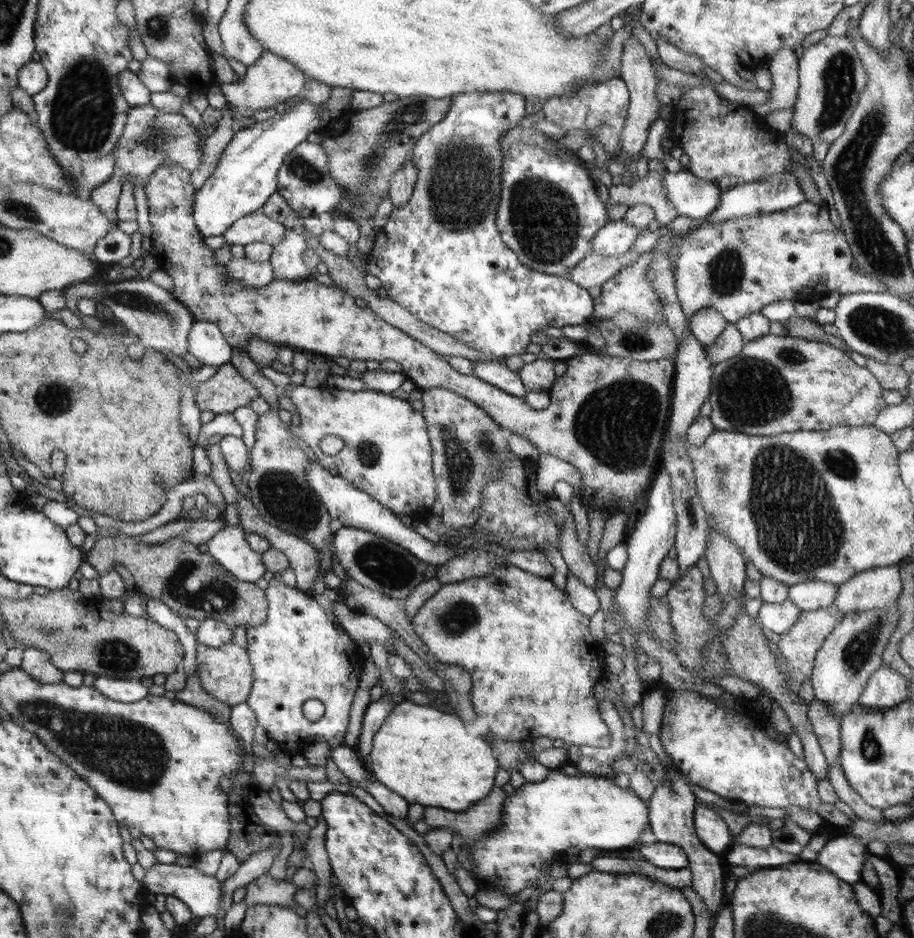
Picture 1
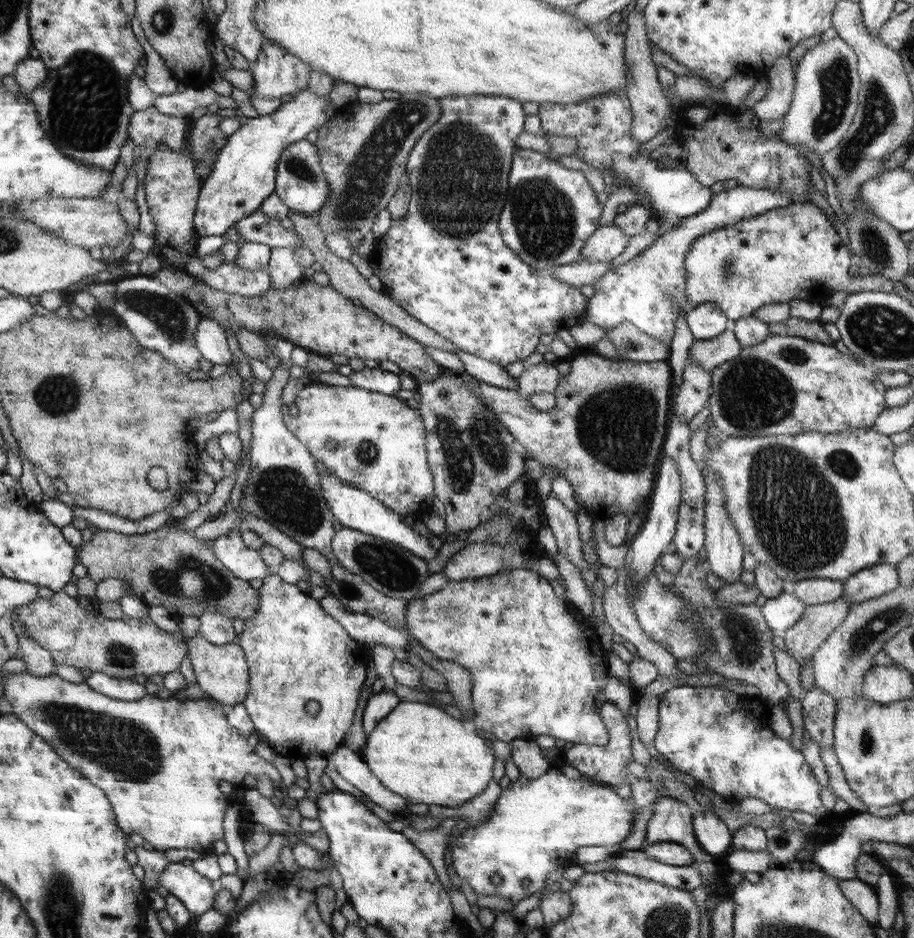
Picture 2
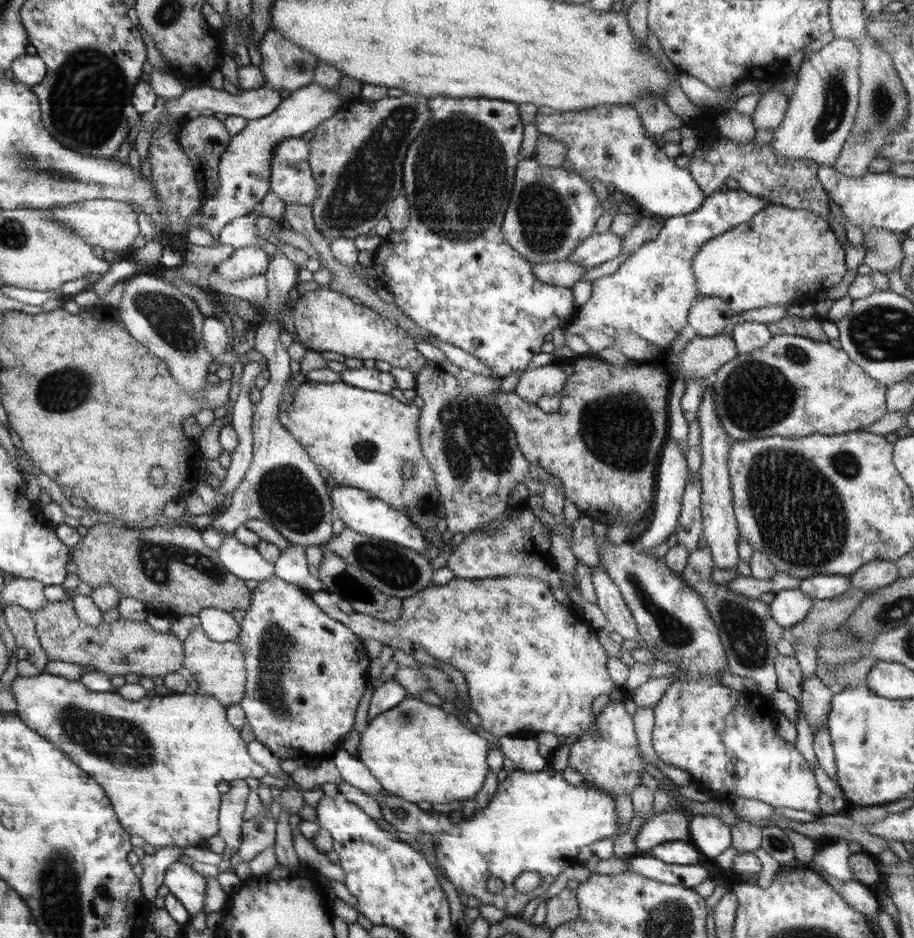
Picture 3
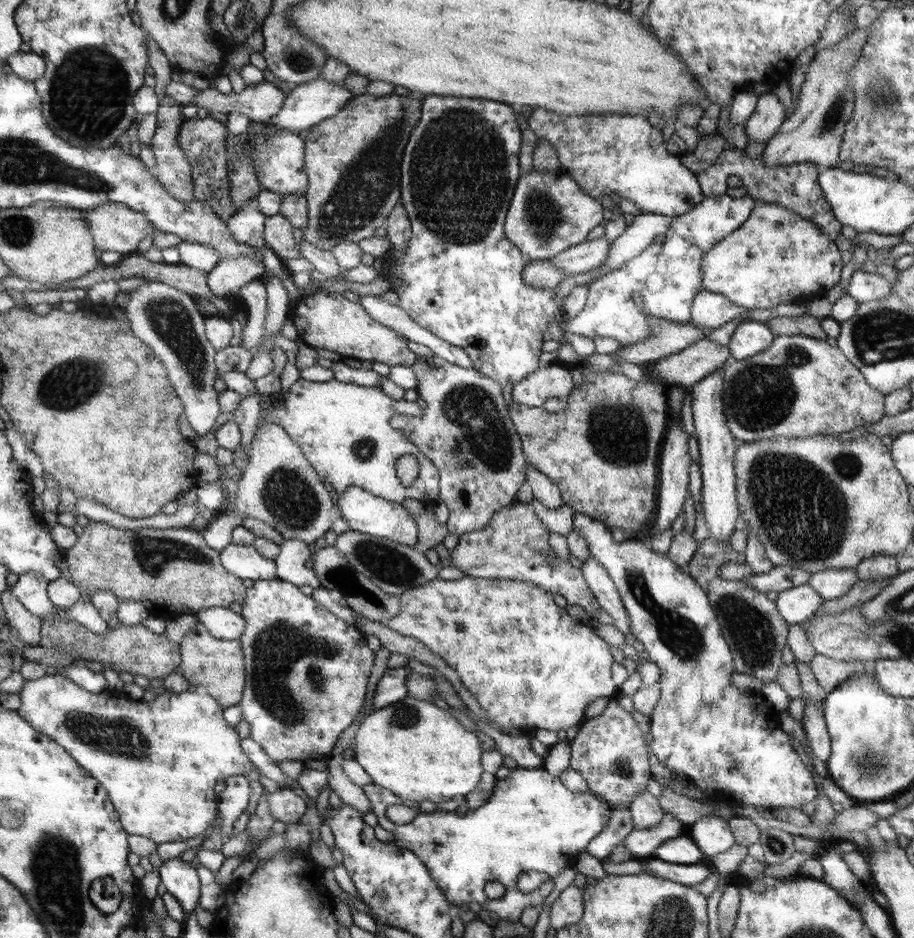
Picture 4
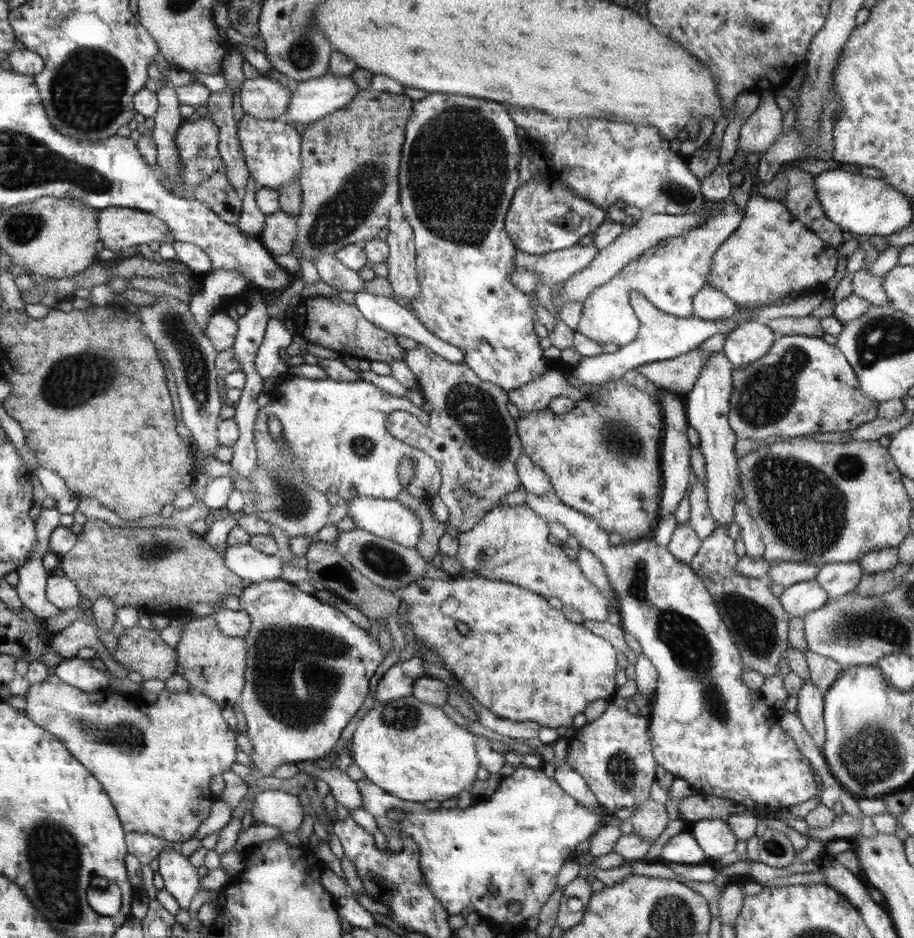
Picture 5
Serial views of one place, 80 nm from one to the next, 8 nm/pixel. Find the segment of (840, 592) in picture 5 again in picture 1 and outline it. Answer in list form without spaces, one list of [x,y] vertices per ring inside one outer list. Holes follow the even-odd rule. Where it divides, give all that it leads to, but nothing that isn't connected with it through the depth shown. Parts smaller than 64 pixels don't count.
[[[810,579],[789,586],[789,599],[804,612],[833,606],[836,595],[835,584],[819,580]]]

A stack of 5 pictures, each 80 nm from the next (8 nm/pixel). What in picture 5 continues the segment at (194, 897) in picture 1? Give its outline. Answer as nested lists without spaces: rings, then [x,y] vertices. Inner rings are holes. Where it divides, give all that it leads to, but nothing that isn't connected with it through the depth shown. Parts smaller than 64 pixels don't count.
[[[162,849],[157,859],[158,870],[165,884],[163,888],[177,900],[181,909],[189,910],[192,899],[194,899],[194,896],[196,896],[201,889],[201,878],[198,875],[197,868],[189,861],[188,857],[184,857],[184,855],[180,853],[180,850],[176,849]]]

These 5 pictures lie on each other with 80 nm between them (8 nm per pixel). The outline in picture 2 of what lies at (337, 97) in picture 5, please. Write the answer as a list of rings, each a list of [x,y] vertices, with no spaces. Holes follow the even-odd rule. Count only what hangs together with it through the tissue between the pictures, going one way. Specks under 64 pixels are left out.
[[[310,89],[301,90],[294,100],[282,103],[276,112],[255,118],[244,118],[239,130],[227,137],[222,151],[215,159],[213,169],[201,183],[193,224],[201,236],[223,236],[242,218],[256,213],[264,204],[266,198],[272,196],[276,189],[277,166],[281,160],[282,151],[293,142],[306,139],[306,134],[318,130],[336,112],[332,111],[333,104],[328,95],[319,95]]]

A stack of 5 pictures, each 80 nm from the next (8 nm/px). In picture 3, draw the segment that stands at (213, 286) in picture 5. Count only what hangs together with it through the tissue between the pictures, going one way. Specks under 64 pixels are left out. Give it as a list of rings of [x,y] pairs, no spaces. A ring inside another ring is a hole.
[[[246,246],[234,249],[232,256],[213,268],[226,280],[244,280],[250,276],[258,276],[267,271],[270,258],[261,246]]]

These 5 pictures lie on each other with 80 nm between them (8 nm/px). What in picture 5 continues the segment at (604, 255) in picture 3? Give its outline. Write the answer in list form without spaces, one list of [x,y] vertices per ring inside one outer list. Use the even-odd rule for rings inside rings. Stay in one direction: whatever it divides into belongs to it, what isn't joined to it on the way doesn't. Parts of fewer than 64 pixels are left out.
[[[593,245],[571,246],[564,250],[549,252],[548,254],[528,254],[516,249],[513,256],[515,270],[533,270],[539,274],[541,283],[536,285],[535,296],[539,302],[552,310],[552,286],[558,282],[565,282],[573,274],[584,270],[599,250]]]

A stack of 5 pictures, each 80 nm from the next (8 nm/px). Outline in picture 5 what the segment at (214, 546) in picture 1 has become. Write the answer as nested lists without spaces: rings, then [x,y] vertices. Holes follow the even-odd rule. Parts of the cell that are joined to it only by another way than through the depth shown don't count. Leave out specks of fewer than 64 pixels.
[[[250,543],[238,546],[227,546],[225,563],[230,571],[240,578],[258,583],[265,580],[276,580],[284,576],[283,560],[279,554],[268,556],[262,554]]]

